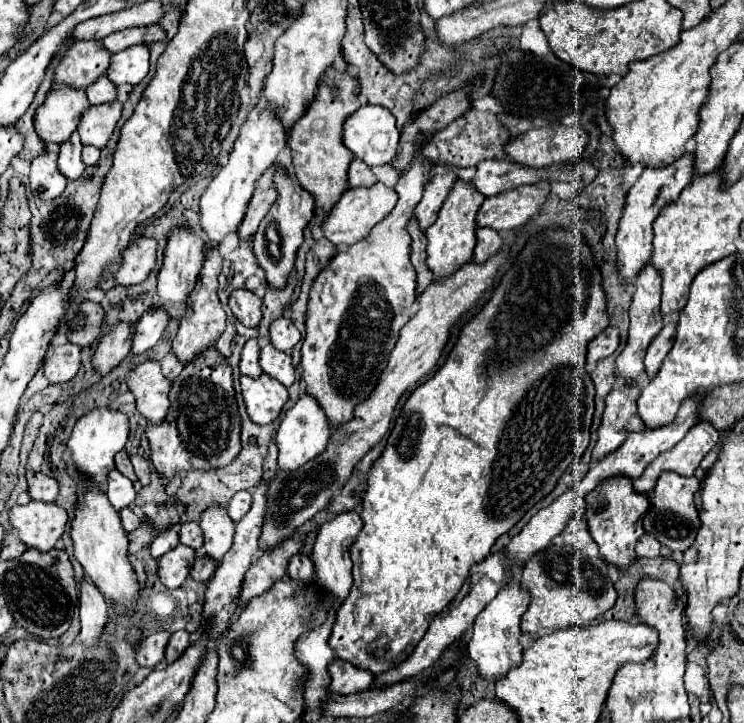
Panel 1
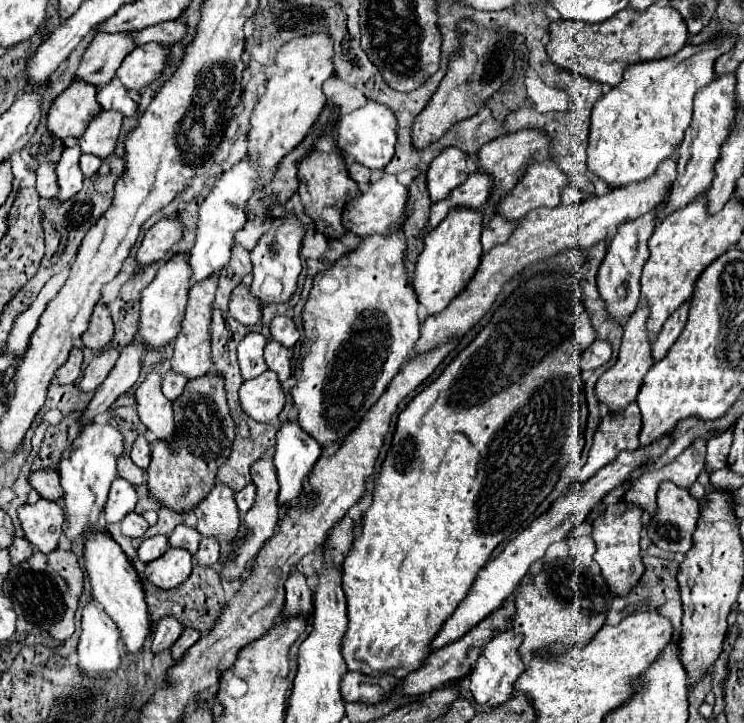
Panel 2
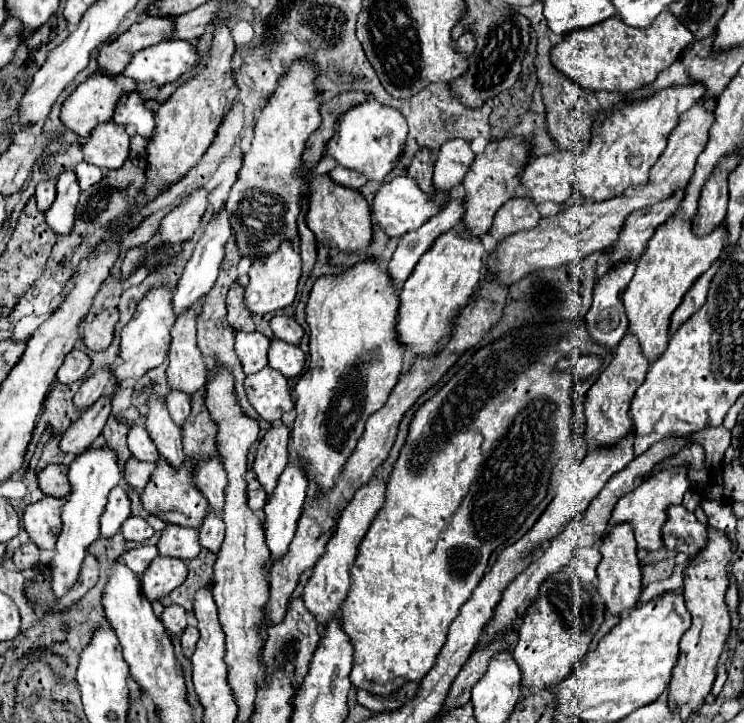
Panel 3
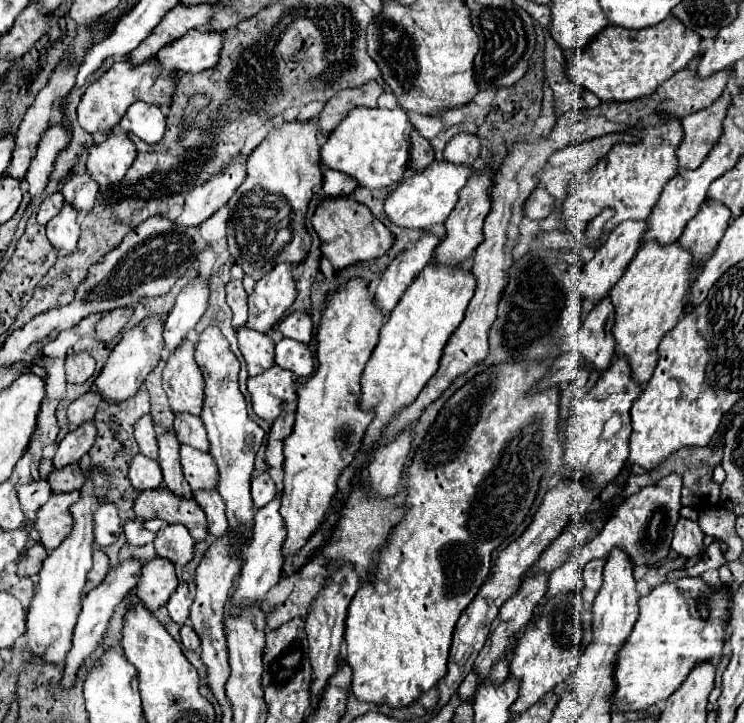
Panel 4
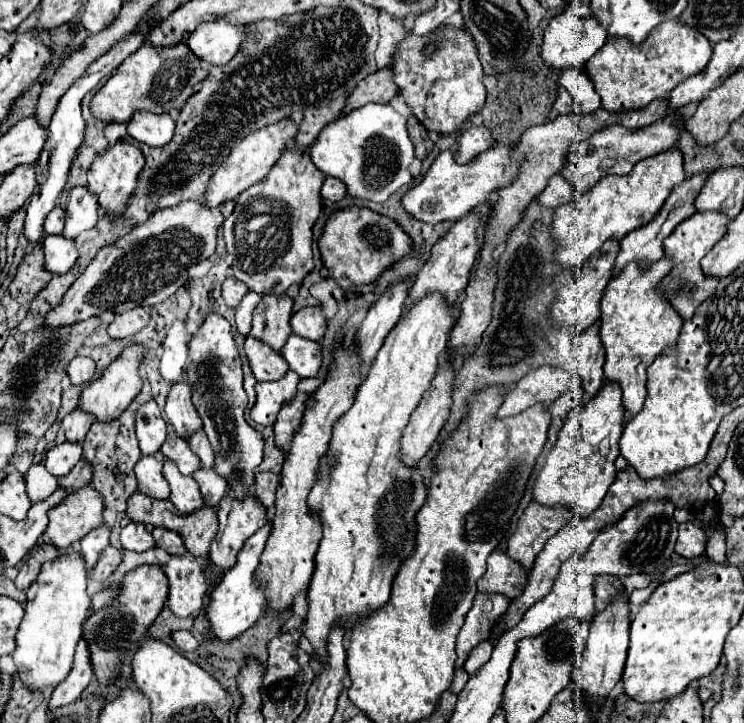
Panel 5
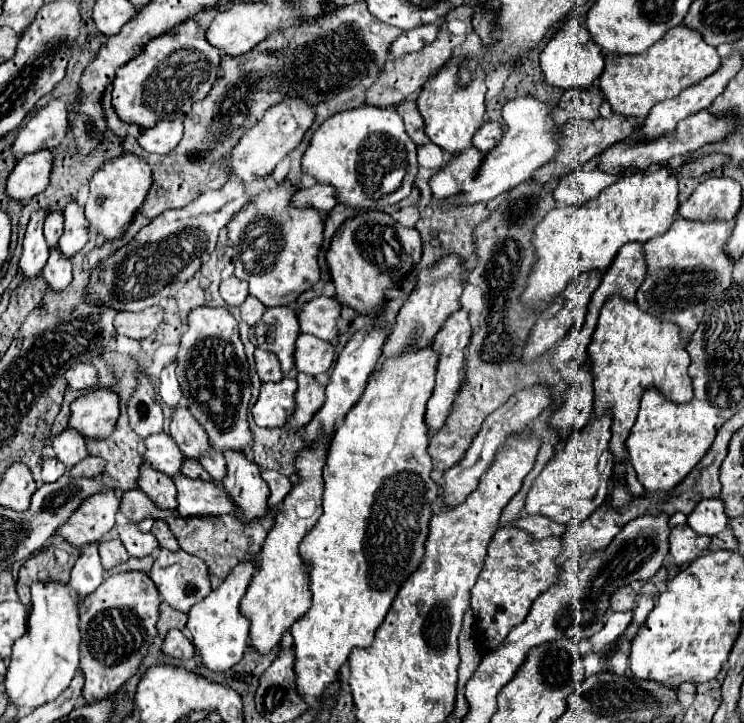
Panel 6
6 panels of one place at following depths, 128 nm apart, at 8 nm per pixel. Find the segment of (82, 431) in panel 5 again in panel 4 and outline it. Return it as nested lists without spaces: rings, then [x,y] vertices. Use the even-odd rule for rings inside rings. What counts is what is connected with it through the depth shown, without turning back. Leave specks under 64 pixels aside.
[[[90,390],[86,394],[82,394],[78,400],[74,400],[68,408],[68,420],[70,420],[70,426],[76,428],[80,426],[82,422],[86,420],[92,420],[94,418],[94,412],[100,404],[102,396],[96,392],[96,390]]]

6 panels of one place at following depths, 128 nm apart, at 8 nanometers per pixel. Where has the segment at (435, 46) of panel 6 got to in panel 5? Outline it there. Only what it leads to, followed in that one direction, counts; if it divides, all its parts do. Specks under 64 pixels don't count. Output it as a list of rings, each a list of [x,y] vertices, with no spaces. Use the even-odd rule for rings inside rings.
[[[390,66],[382,68],[372,76],[360,80],[360,84],[356,84],[352,94],[346,98],[346,106],[342,108],[342,114],[348,114],[368,102],[388,104],[390,98],[394,98],[396,94],[398,94],[398,86],[392,80],[392,68]]]

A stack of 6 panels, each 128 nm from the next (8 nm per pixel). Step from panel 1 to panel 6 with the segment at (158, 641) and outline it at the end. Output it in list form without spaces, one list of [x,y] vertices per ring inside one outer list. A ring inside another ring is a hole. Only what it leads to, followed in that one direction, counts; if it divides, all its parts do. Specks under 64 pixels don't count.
[[[162,548],[154,562],[154,568],[150,570],[150,578],[154,580],[162,600],[180,612],[188,612],[196,602],[200,602],[202,598],[206,598],[212,592],[206,564],[200,558],[196,558],[184,550],[170,552],[170,550]]]

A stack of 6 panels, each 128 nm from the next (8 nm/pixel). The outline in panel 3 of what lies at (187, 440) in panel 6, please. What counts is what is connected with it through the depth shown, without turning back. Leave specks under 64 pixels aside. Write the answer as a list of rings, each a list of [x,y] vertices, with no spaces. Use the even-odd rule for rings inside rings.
[[[188,308],[184,316],[178,316],[172,326],[170,364],[166,370],[168,384],[174,390],[194,394],[206,384],[206,364],[196,344],[196,318],[198,310]]]

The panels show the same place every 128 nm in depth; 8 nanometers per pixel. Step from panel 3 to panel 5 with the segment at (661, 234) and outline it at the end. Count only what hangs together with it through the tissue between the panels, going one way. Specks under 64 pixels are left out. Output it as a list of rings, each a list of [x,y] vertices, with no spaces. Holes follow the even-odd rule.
[[[668,256],[646,266],[642,262],[626,264],[626,268],[610,280],[602,298],[600,338],[606,348],[604,374],[610,382],[618,382],[622,386],[626,418],[636,416],[636,412],[642,410],[646,398],[646,368],[660,352],[664,352],[664,348],[676,346],[684,324],[668,298],[658,292],[658,282],[672,270],[672,266],[672,258]]]

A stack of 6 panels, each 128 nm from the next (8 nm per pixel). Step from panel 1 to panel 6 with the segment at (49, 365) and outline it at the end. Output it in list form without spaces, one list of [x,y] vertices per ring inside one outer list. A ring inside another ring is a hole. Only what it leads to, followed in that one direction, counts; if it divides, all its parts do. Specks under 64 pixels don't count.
[[[76,364],[70,370],[66,370],[64,378],[74,390],[92,390],[98,386],[96,368],[92,364]]]

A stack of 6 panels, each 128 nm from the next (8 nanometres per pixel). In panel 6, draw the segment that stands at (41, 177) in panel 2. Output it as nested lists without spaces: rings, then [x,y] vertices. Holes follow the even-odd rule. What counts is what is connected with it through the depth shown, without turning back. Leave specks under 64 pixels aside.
[[[54,210],[48,214],[46,224],[44,224],[44,236],[50,248],[54,248],[62,236],[62,226],[64,226],[64,216],[60,210]]]

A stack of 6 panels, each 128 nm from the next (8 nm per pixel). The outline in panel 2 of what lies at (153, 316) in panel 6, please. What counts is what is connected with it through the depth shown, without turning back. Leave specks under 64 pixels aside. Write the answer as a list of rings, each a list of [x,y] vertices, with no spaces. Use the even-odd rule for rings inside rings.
[[[96,304],[90,328],[82,334],[82,344],[92,350],[102,350],[112,340],[112,334],[114,334],[114,324],[110,318],[110,310],[104,304]]]

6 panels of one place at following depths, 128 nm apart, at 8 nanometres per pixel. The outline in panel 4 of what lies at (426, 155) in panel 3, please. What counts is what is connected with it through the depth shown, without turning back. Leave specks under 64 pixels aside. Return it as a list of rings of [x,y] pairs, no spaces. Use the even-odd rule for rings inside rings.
[[[416,130],[412,132],[412,150],[410,150],[410,164],[420,172],[434,162],[434,148],[426,138],[422,138]]]

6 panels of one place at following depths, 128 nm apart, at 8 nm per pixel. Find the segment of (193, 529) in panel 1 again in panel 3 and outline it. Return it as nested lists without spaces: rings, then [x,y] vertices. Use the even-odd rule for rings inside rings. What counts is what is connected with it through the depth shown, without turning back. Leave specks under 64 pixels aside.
[[[168,524],[162,538],[160,538],[160,542],[158,542],[158,550],[160,550],[162,556],[192,560],[192,558],[196,558],[200,554],[198,530]]]

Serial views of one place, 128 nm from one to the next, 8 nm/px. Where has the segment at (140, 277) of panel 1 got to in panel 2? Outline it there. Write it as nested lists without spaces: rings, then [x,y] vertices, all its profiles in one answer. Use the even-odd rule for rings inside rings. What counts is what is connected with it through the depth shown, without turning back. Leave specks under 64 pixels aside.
[[[176,216],[172,218],[162,218],[156,222],[146,234],[144,240],[136,252],[136,262],[140,266],[150,266],[158,260],[164,258],[164,254],[182,238],[184,226]]]

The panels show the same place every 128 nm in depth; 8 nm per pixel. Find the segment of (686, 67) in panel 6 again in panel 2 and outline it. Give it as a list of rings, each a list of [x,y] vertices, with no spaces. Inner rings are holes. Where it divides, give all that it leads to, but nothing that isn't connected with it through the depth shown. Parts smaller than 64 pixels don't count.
[[[654,4],[648,12],[632,12],[632,8],[626,8],[606,22],[597,24],[561,19],[550,22],[550,40],[546,50],[552,62],[560,68],[574,70],[600,84],[616,86],[630,64],[672,56],[684,48],[686,40],[688,30],[680,12],[668,4]]]

